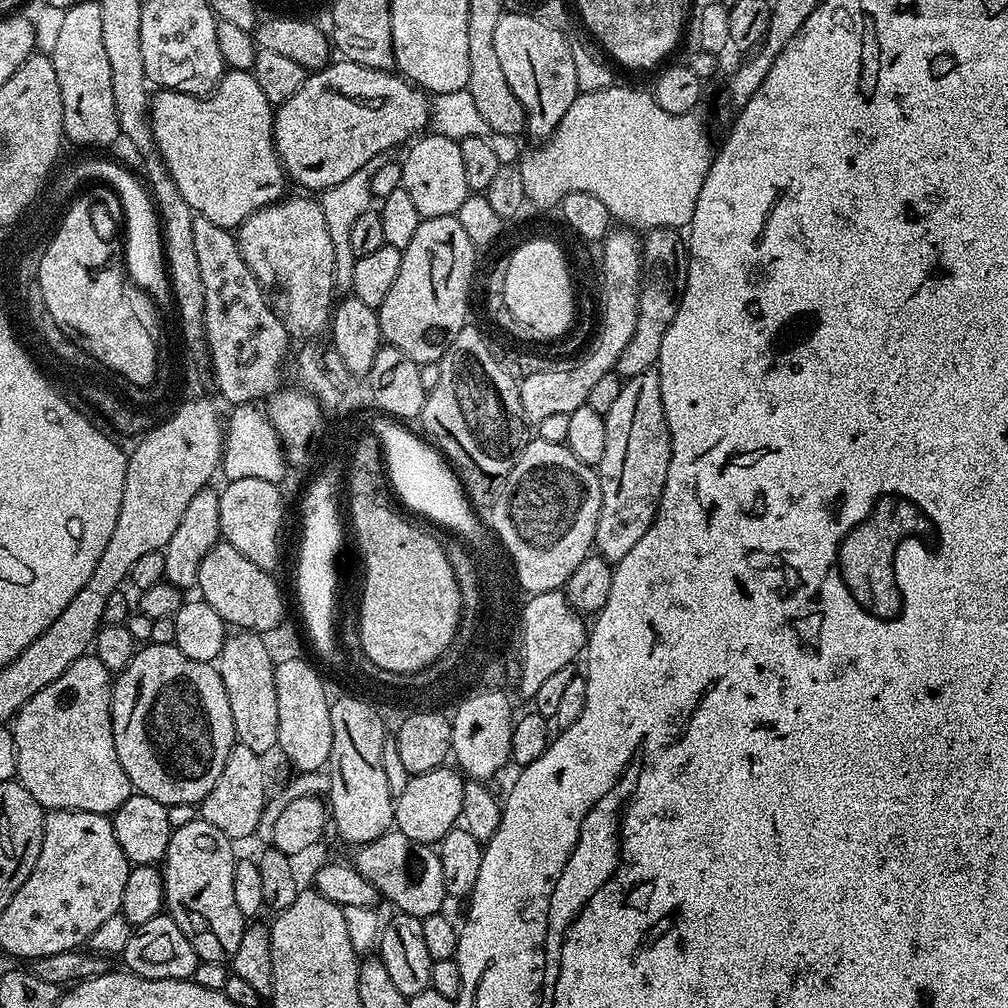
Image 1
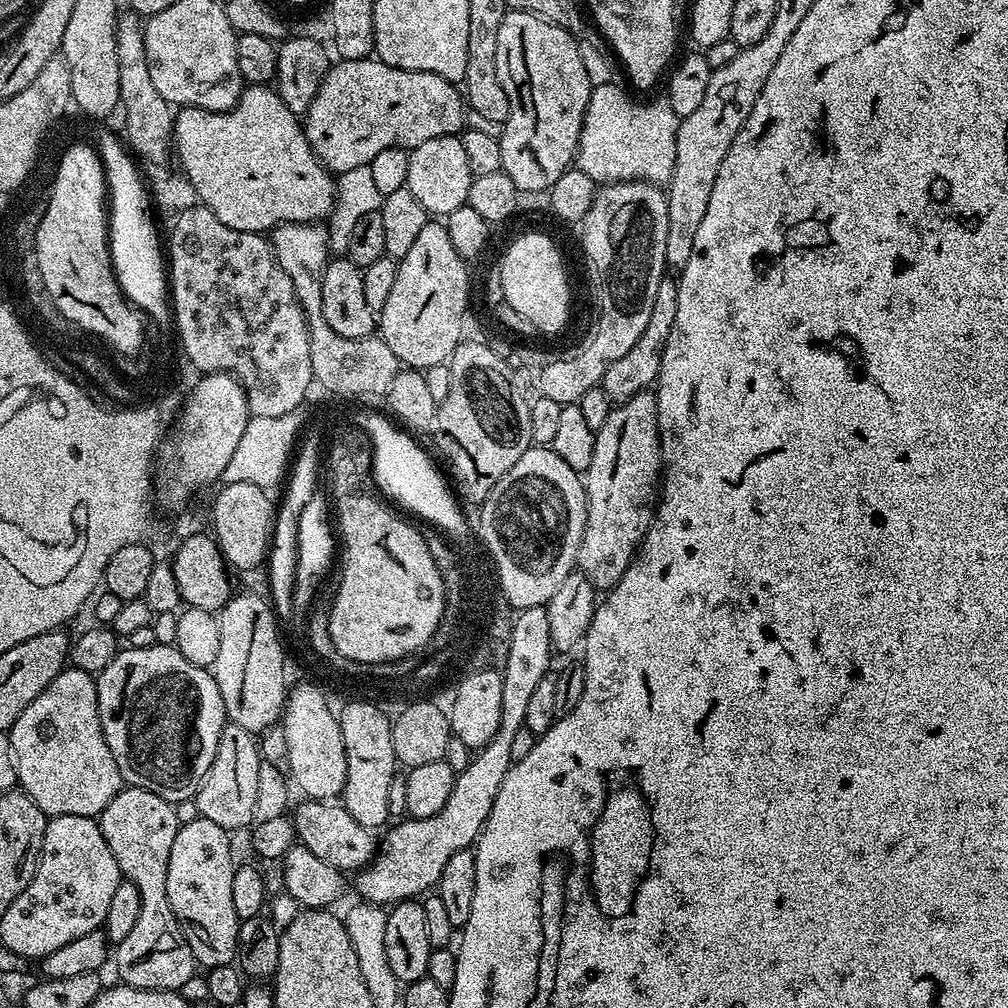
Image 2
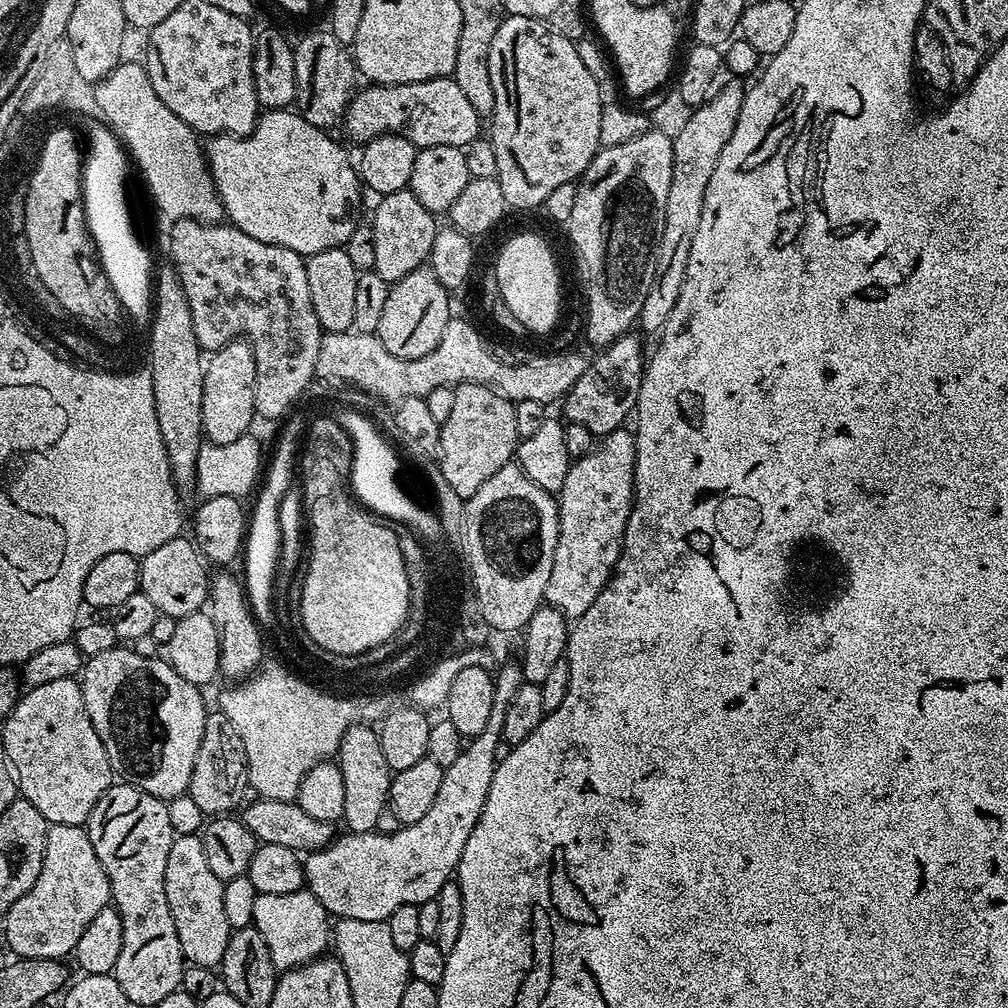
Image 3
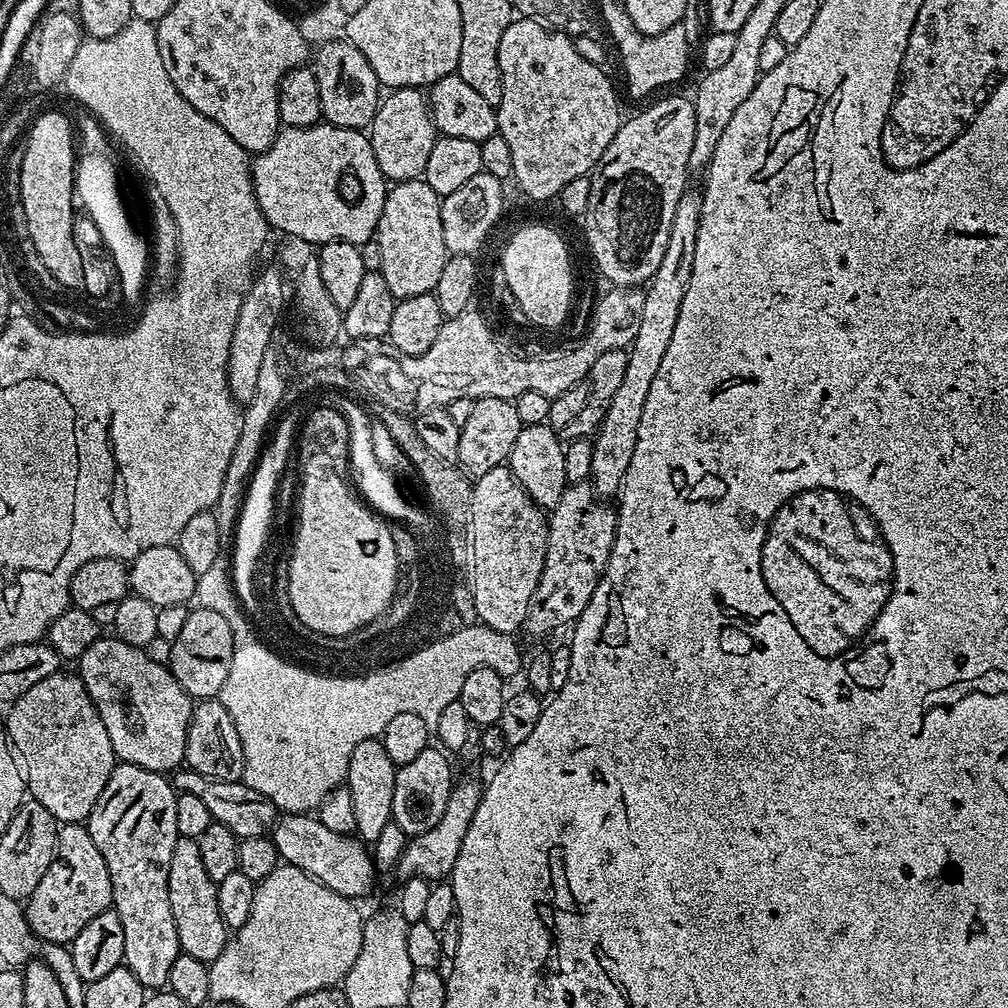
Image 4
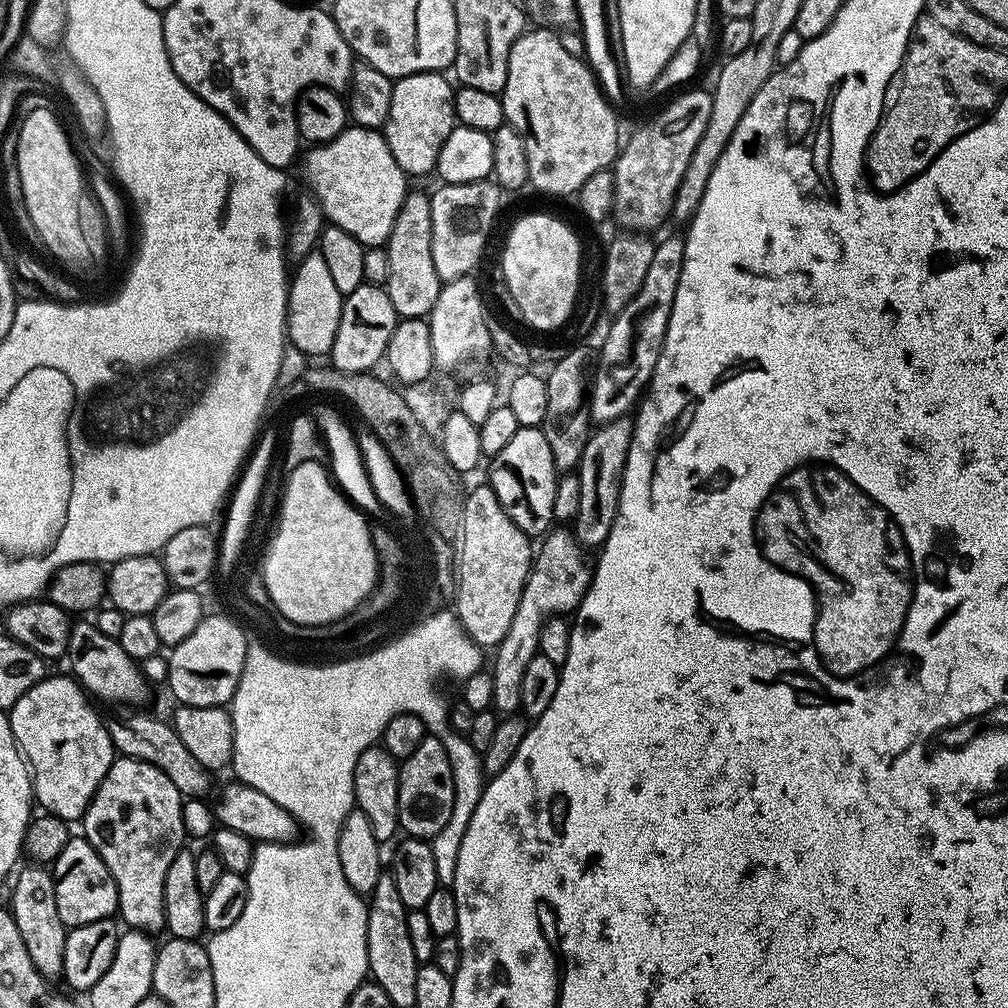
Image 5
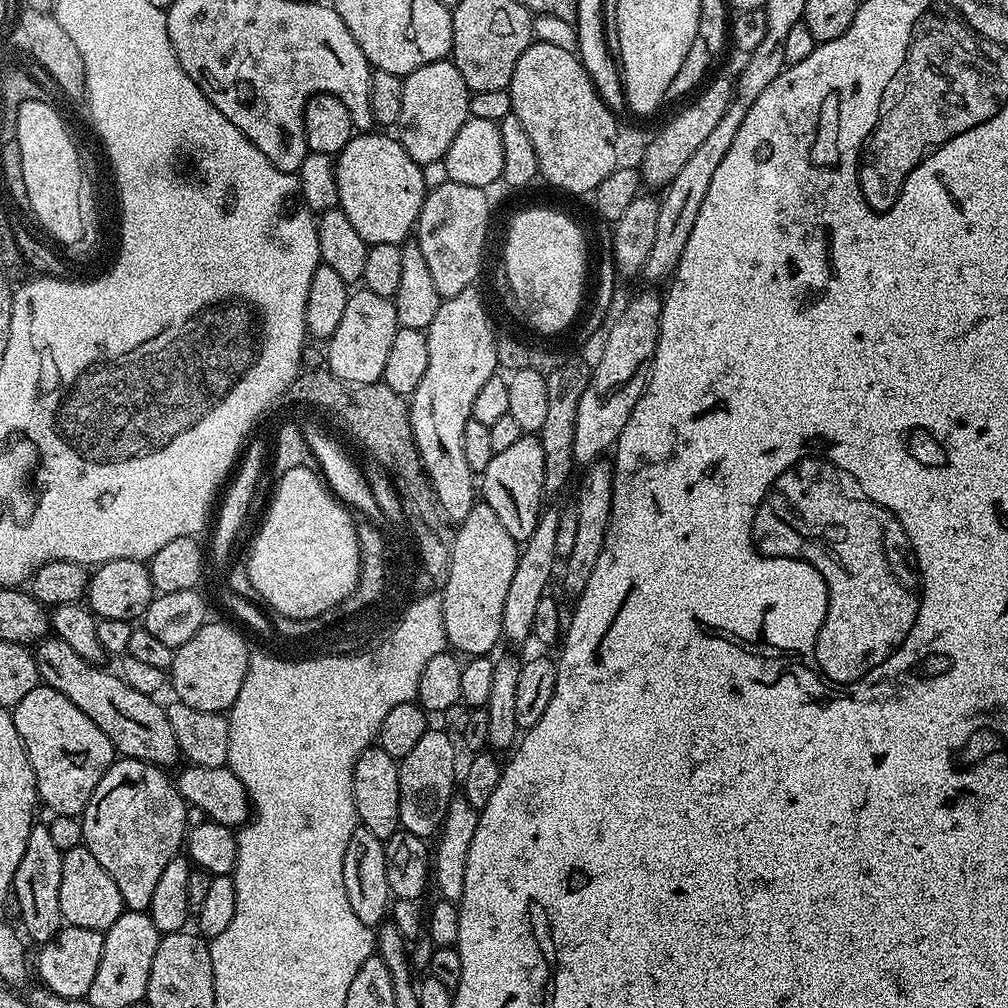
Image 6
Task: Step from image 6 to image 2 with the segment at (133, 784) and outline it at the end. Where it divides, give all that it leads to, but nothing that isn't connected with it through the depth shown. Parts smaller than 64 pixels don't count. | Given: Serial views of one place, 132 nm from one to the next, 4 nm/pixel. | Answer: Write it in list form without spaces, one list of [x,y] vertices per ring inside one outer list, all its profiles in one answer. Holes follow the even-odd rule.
[[[125,786],[100,813],[98,823],[106,838],[106,846],[110,846],[110,854],[114,854],[123,875],[138,886],[138,894],[142,898],[138,923],[114,948],[114,964],[116,960],[119,979],[131,988],[177,991],[186,978],[197,975],[198,965],[166,898],[170,846],[174,846],[176,831],[181,826],[173,801],[164,800],[145,788]]]

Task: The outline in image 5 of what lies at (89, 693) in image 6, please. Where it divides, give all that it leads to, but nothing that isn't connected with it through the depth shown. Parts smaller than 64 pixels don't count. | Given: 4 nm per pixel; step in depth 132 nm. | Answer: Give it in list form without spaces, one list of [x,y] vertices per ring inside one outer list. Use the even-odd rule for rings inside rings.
[[[136,716],[129,724],[112,724],[112,747],[116,749],[120,756],[131,756],[133,760],[145,760],[153,764],[174,786],[178,786],[181,797],[184,798],[204,798],[212,788],[213,773],[186,750],[182,738],[176,733],[175,727],[171,723],[163,724],[160,720],[151,720],[148,716]]]

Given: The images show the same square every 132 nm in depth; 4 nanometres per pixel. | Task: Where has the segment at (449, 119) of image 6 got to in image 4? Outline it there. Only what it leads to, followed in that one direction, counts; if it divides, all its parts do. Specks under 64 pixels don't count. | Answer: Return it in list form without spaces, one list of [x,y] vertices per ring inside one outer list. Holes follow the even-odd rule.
[[[419,88],[389,91],[381,99],[380,109],[372,119],[370,139],[374,158],[378,158],[378,170],[382,170],[385,181],[421,179],[426,170],[426,162],[430,162],[430,150],[434,150],[438,139],[436,124],[432,120],[425,93]]]

